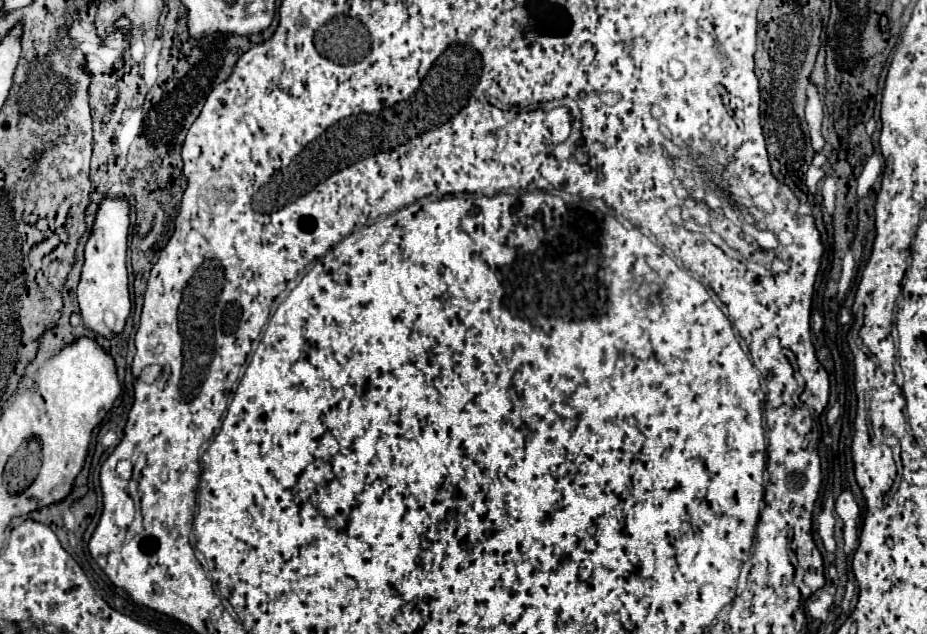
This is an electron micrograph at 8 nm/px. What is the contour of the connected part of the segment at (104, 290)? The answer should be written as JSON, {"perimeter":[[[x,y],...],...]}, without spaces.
{"perimeter":[[[124,196],[120,198],[102,198],[98,204],[98,212],[90,230],[90,238],[84,246],[84,266],[78,282],[78,304],[84,318],[84,324],[112,338],[124,330],[126,318],[130,316],[130,292],[128,292],[128,226],[130,226],[130,204]]]}

